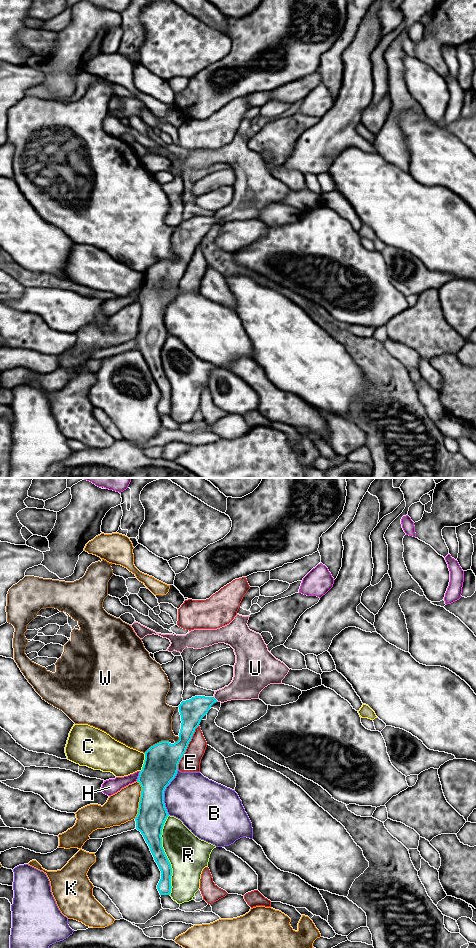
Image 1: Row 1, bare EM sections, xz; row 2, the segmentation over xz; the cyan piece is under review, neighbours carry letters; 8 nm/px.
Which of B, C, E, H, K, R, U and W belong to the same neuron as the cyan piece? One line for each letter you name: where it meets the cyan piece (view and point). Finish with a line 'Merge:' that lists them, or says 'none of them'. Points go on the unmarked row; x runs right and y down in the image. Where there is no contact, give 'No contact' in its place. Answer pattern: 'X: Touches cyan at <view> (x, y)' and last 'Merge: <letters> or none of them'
U: Touches cyan at xz (215, 219)
Merge: U

